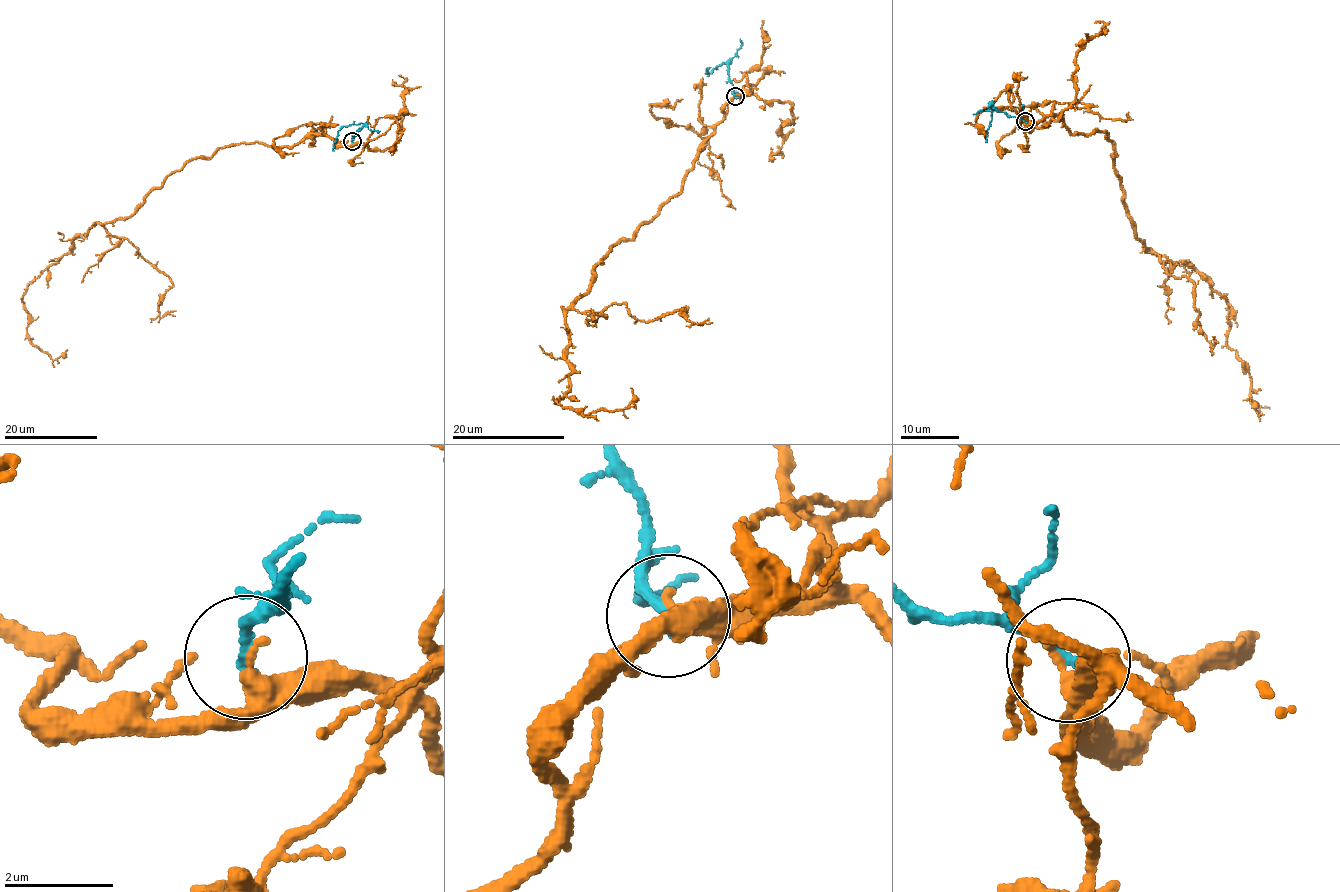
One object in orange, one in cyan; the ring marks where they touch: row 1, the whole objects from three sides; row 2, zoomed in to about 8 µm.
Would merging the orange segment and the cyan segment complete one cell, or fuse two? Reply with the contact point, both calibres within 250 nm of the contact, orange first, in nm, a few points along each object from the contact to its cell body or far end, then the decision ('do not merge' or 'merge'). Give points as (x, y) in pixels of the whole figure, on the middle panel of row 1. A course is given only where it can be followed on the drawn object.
place (735, 96); calibres 300 and 220 nm; course orange (735, 95), (683, 189), (614, 243), (567, 311), (572, 370), (555, 402), (583, 415), (619, 410), (630, 388); course cyan (735, 95), (725, 64), (706, 73), (710, 67); do not merge

